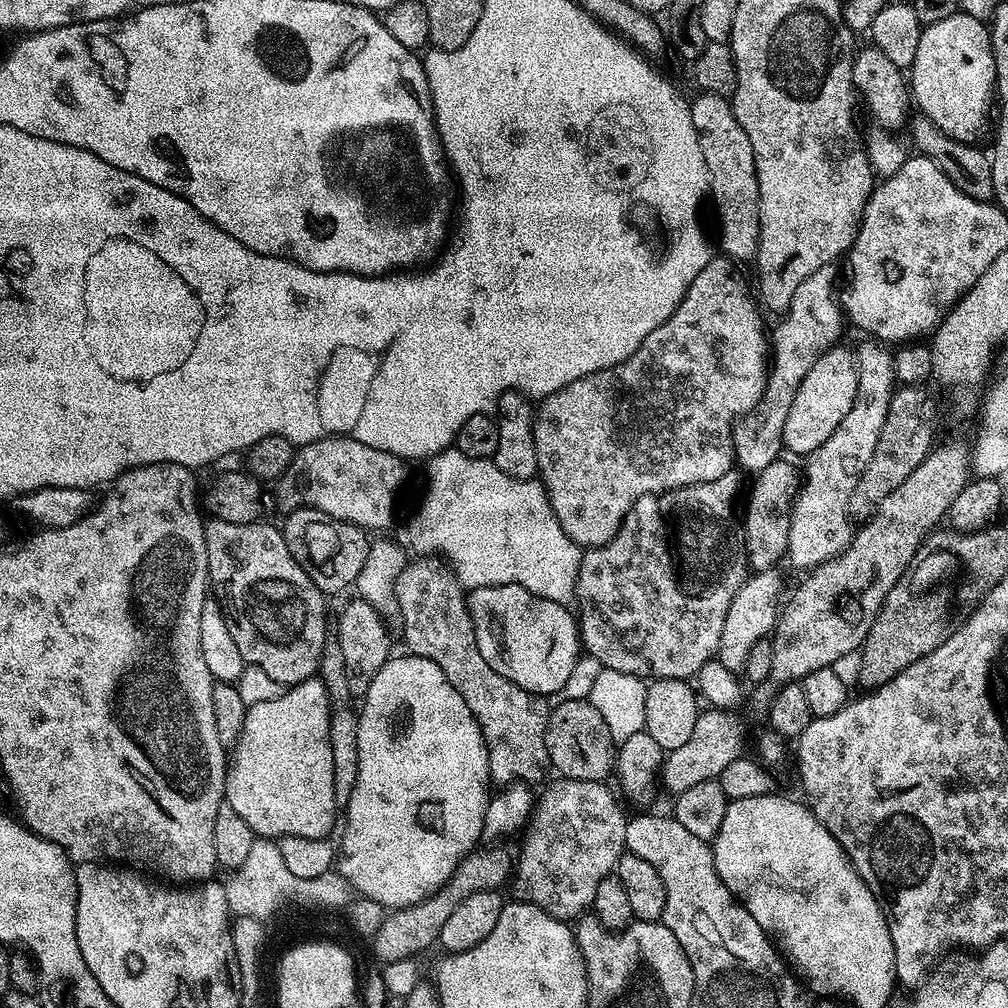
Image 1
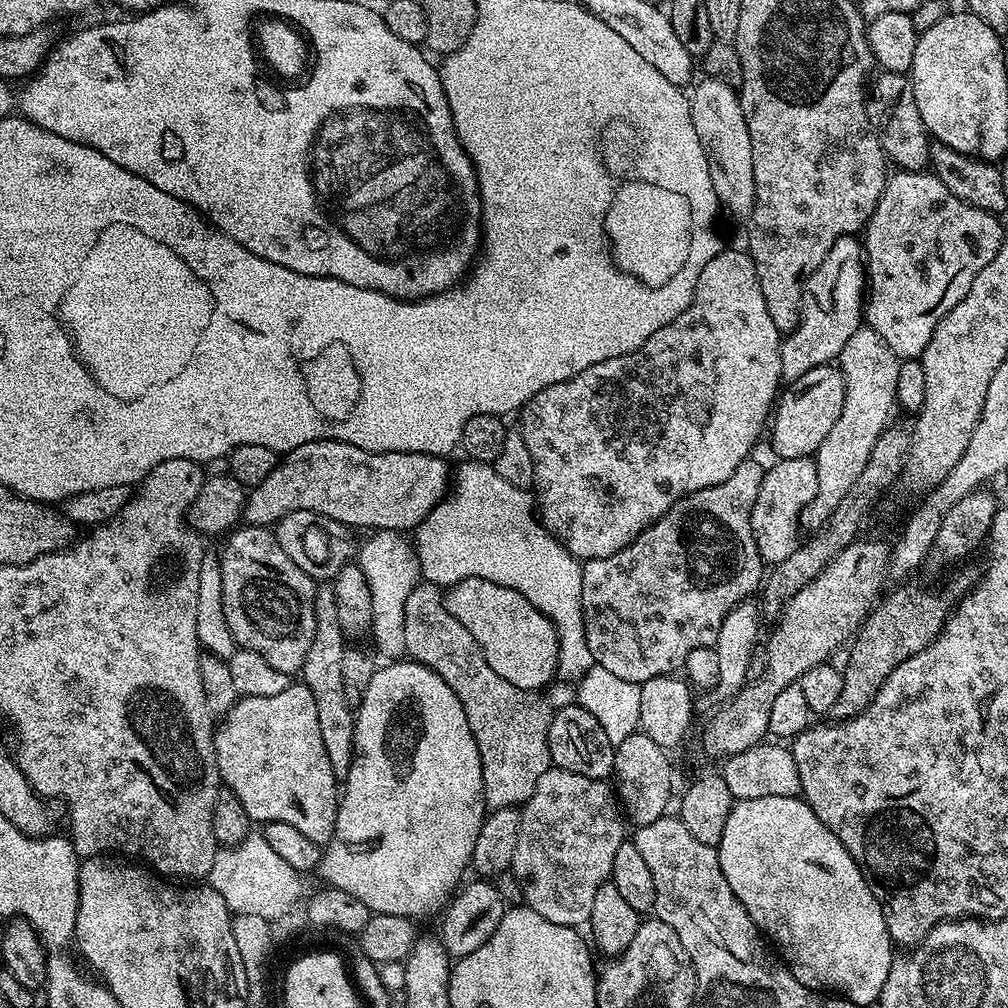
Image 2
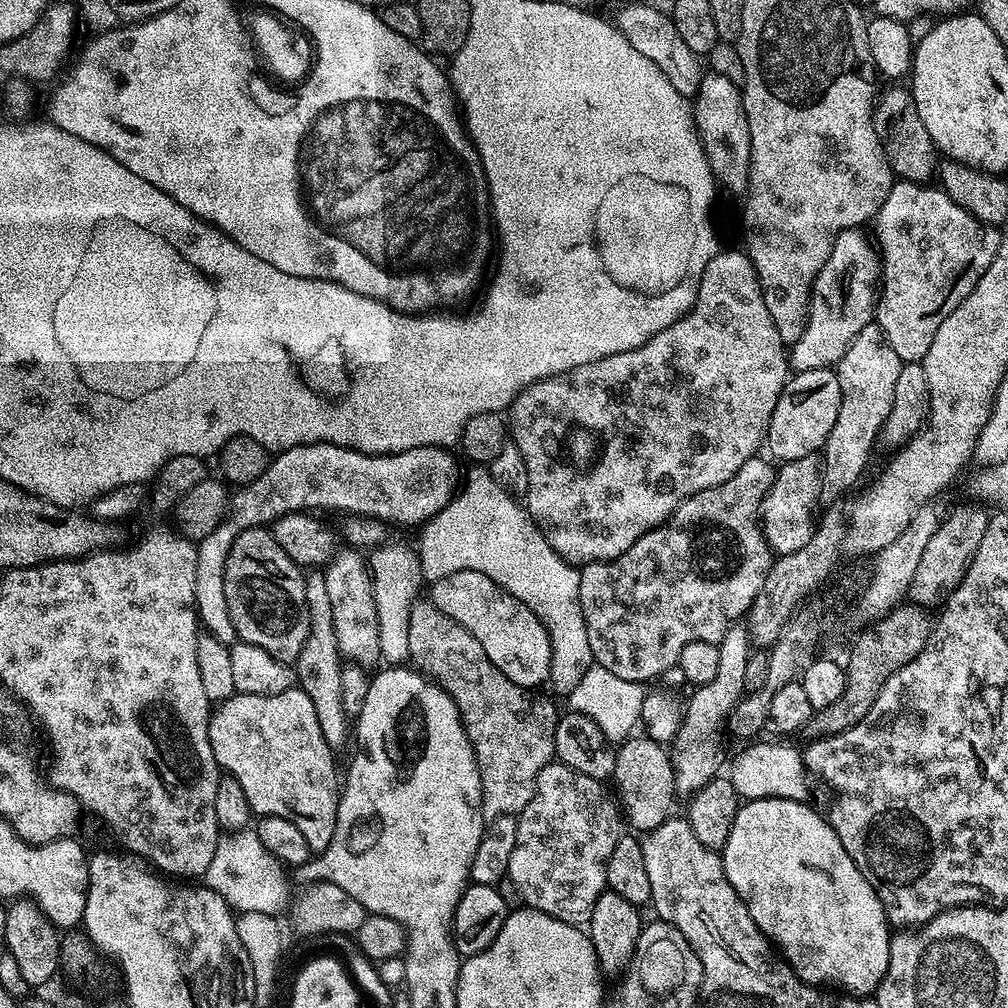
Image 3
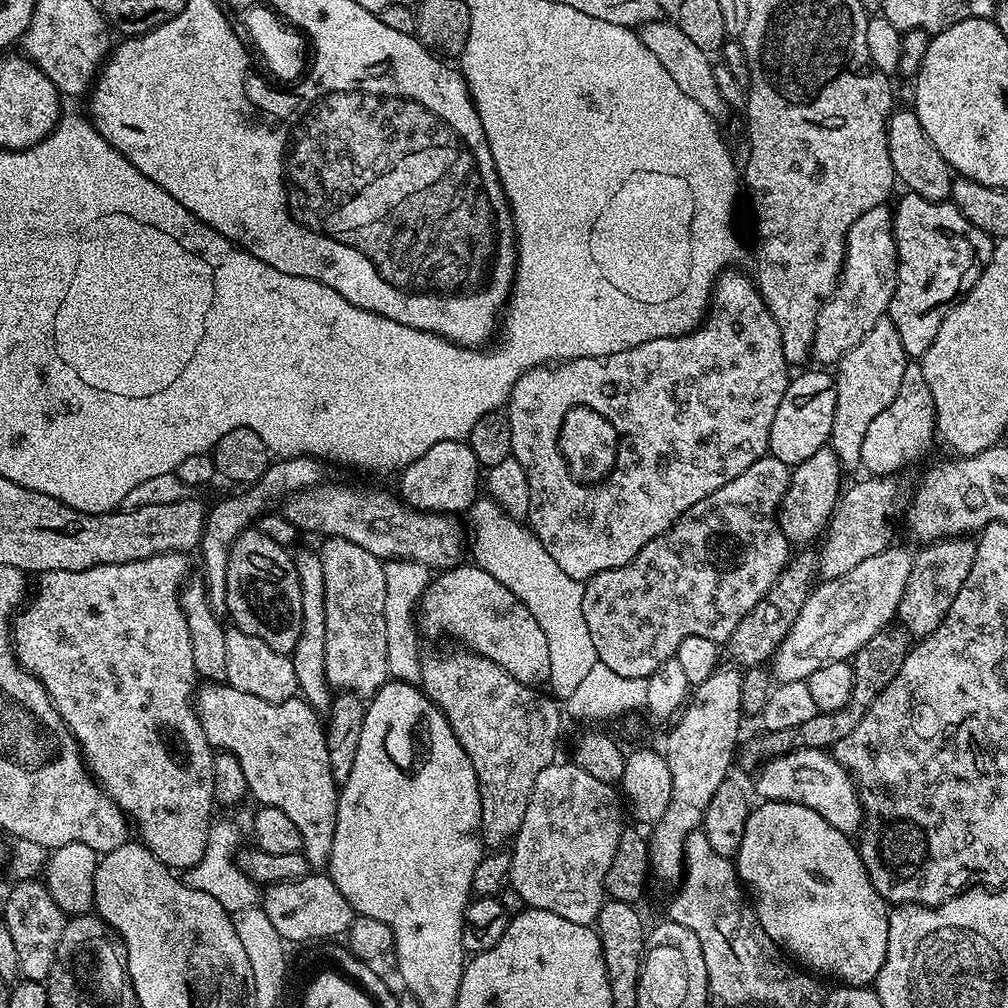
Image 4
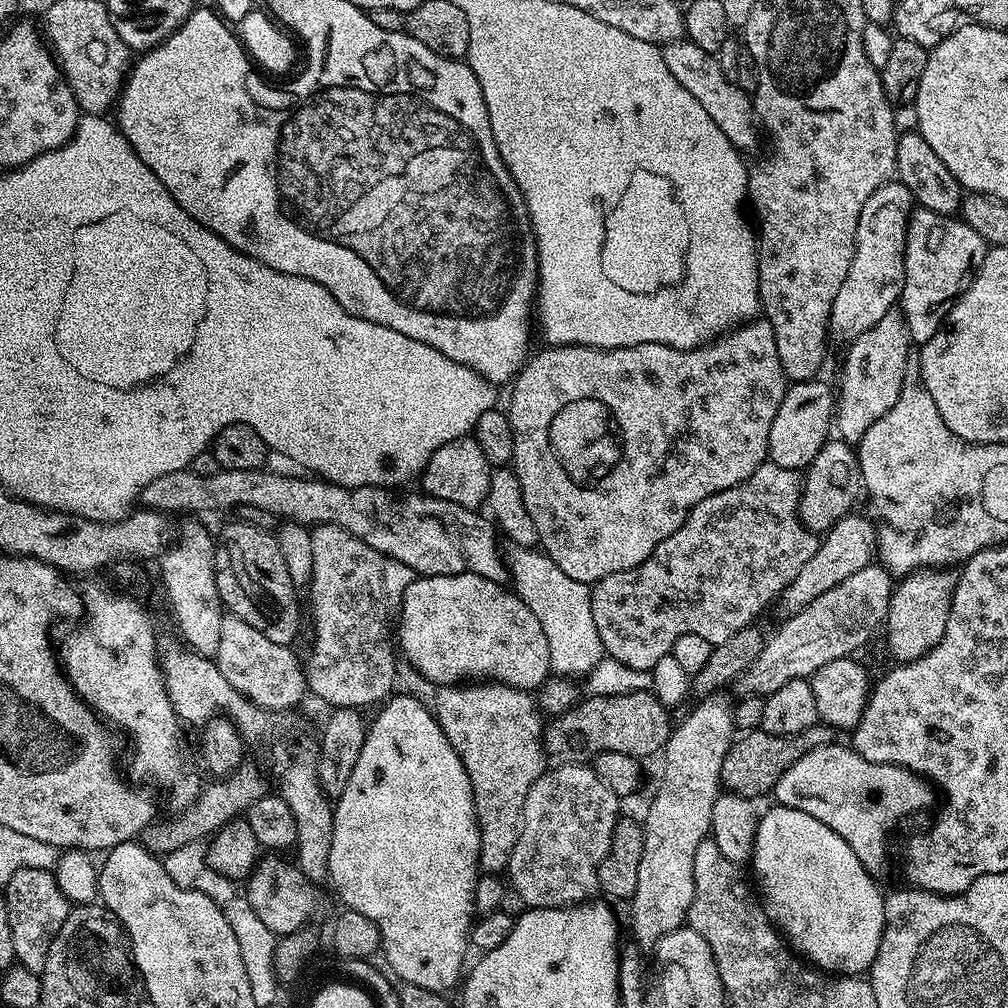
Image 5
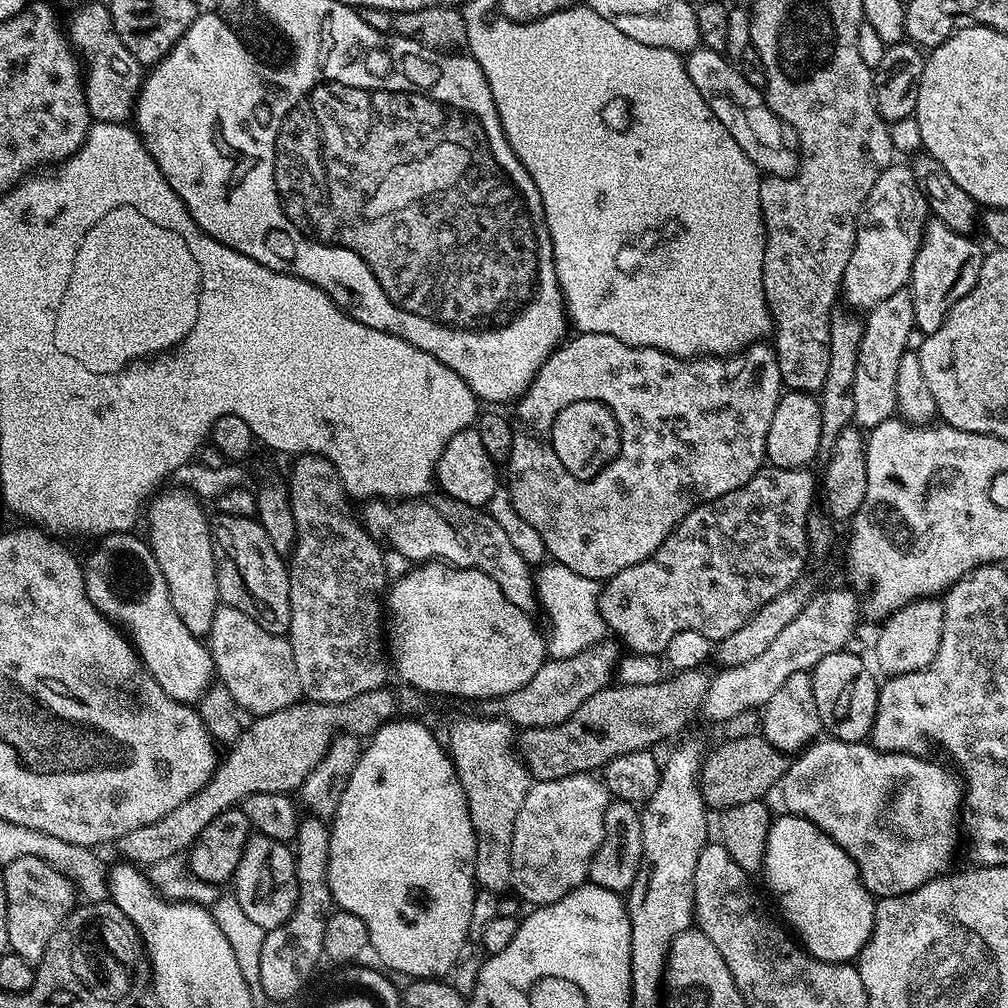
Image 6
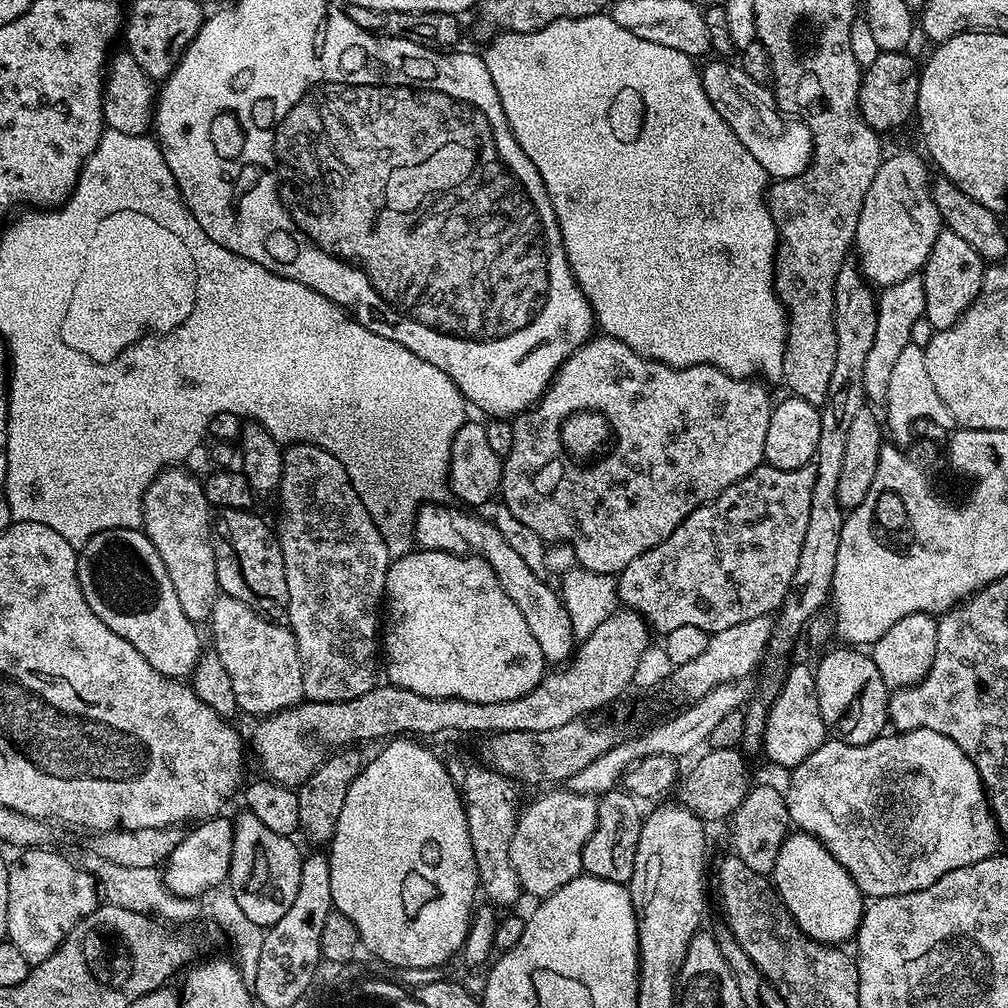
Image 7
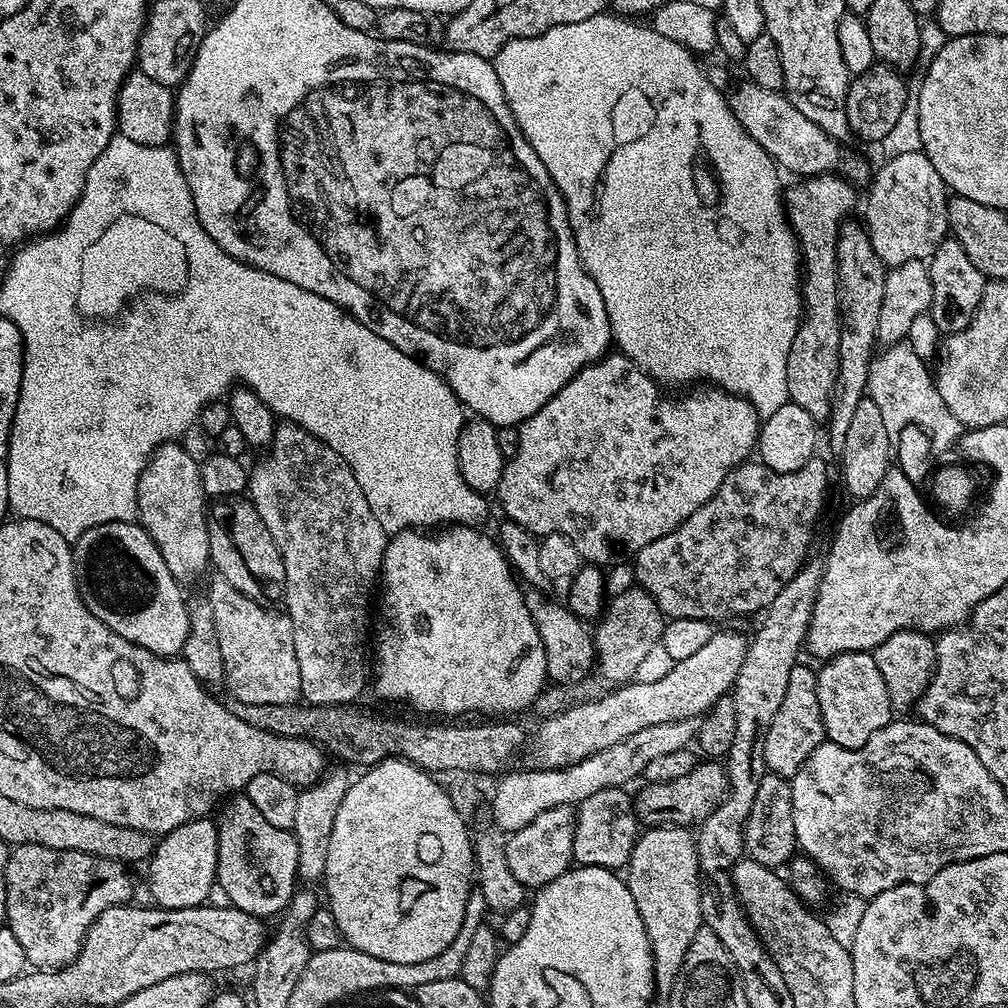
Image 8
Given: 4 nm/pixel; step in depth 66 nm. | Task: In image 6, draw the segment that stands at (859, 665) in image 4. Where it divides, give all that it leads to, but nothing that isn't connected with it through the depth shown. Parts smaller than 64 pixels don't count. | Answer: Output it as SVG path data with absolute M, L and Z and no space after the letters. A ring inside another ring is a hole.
M762 734L747 736L746 738L734 738L733 740L724 740L713 750L707 753L703 759L700 768L700 793L705 804L709 809L727 810L734 806L742 806L742 802L754 802L755 800L764 800L767 792L772 787L779 785L784 779L784 773L788 770L790 763L789 757L785 753L778 751L770 741Z

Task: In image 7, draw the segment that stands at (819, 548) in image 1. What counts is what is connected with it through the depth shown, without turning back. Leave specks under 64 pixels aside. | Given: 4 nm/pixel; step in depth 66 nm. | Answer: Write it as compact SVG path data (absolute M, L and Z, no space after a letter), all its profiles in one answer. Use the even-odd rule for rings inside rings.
M923 275L902 278L902 282L894 282L889 288L879 293L876 309L878 310L878 330L874 330L874 346L870 346L870 354L866 354L866 378L864 379L864 395L869 401L886 401L886 386L890 386L890 373L894 370L894 361L902 355L902 350L913 343L912 331L916 323L924 320L926 306L926 286Z

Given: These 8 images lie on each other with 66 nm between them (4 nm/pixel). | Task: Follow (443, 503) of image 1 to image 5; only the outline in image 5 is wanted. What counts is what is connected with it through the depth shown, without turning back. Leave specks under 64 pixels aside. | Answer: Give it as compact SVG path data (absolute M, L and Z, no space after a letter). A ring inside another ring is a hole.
M516 546L511 550L513 552L506 556L511 587L520 601L530 606L530 614L538 618L542 634L546 634L552 672L564 678L587 675L605 655L598 626L594 626L594 614L590 614L592 594L589 585L566 578L556 563L535 547Z

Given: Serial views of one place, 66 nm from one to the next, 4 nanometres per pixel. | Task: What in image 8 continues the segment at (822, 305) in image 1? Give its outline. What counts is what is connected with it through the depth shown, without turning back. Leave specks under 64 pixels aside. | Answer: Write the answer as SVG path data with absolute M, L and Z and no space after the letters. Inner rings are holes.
M922 150L915 151L898 153L880 169L876 168L870 180L872 189L862 220L878 258L886 266L931 257L932 251L949 235L950 189L938 170L934 170L934 162Z

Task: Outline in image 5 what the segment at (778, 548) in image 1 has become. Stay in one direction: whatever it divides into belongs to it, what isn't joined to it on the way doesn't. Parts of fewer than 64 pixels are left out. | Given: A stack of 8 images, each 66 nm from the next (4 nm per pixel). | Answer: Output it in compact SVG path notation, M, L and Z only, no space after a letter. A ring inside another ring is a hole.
M839 438L829 439L827 444L818 450L814 462L810 462L802 476L800 490L800 521L810 532L826 534L838 521L849 515L856 504L856 499L862 496L862 481L860 479L860 457L853 445Z

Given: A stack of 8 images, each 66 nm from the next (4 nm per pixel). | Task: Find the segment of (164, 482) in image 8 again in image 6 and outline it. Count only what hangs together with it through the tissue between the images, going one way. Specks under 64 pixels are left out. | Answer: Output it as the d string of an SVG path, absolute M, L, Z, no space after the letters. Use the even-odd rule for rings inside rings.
M172 486L169 489L169 492L153 495L147 505L146 539L158 562L158 570L162 570L162 578L166 578L170 602L174 602L174 610L178 610L178 618L182 618L190 634L204 638L214 626L216 609L222 604L216 577L213 525L210 520L208 524L205 505L197 497L183 488Z

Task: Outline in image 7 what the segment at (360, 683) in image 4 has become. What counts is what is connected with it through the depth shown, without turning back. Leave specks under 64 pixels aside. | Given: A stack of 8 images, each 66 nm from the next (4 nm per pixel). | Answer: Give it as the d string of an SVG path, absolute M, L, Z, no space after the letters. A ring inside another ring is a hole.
M295 443L284 448L284 473L278 499L278 543L288 591L286 617L298 642L305 697L318 702L358 698L358 694L366 694L366 690L375 688L378 683L378 629L382 624L381 604L386 596L384 587L390 567L386 542L380 533L381 525L366 510L362 498L358 498L342 462L313 444Z

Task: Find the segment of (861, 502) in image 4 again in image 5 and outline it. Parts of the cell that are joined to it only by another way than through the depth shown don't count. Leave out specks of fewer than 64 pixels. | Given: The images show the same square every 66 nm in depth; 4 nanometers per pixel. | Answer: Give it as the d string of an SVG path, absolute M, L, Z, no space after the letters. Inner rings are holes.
M849 514L842 517L826 533L820 540L814 558L810 558L810 562L802 566L798 578L794 578L794 582L790 582L790 586L786 586L780 593L778 605L780 604L781 617L787 618L798 614L808 603L813 602L814 598L818 598L832 586L845 581L850 575L873 563L874 553L878 548L877 525L871 519L868 521L866 517L856 515Z

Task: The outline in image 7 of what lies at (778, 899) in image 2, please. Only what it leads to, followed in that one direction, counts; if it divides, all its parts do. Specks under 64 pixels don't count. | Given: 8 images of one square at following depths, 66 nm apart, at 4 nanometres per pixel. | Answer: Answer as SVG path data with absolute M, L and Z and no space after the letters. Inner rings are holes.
M799 830L788 835L782 842L778 862L770 876L774 881L776 895L780 897L780 901L784 903L796 924L812 940L817 940L819 944L840 946L845 943L843 940L851 941L859 932L860 923L864 917L866 897L854 882L854 878L850 878L850 874L836 861L834 854L830 854L826 846L822 846L818 837Z

